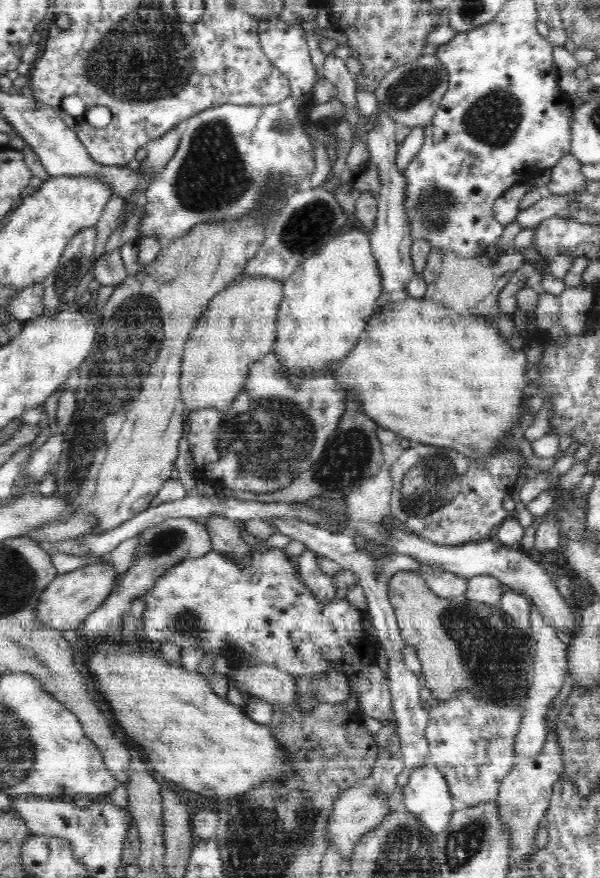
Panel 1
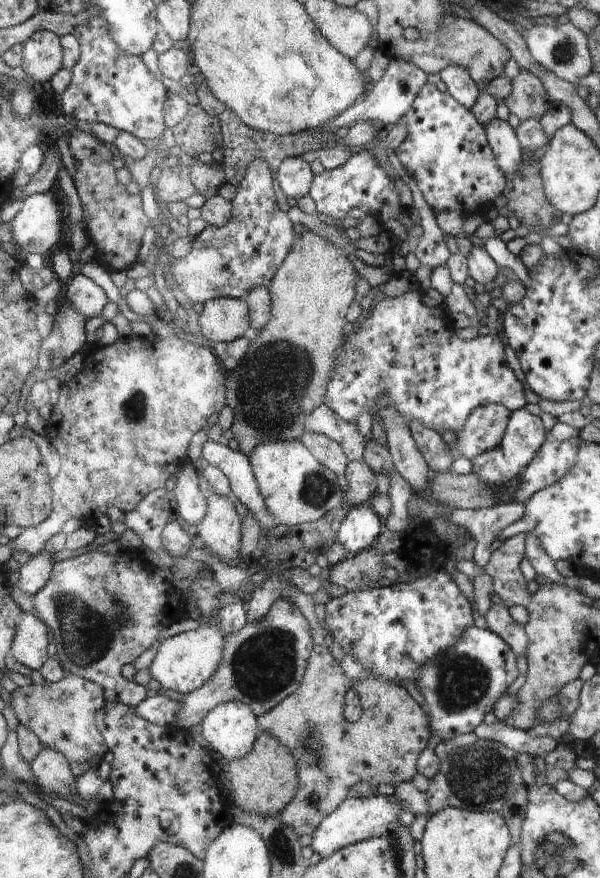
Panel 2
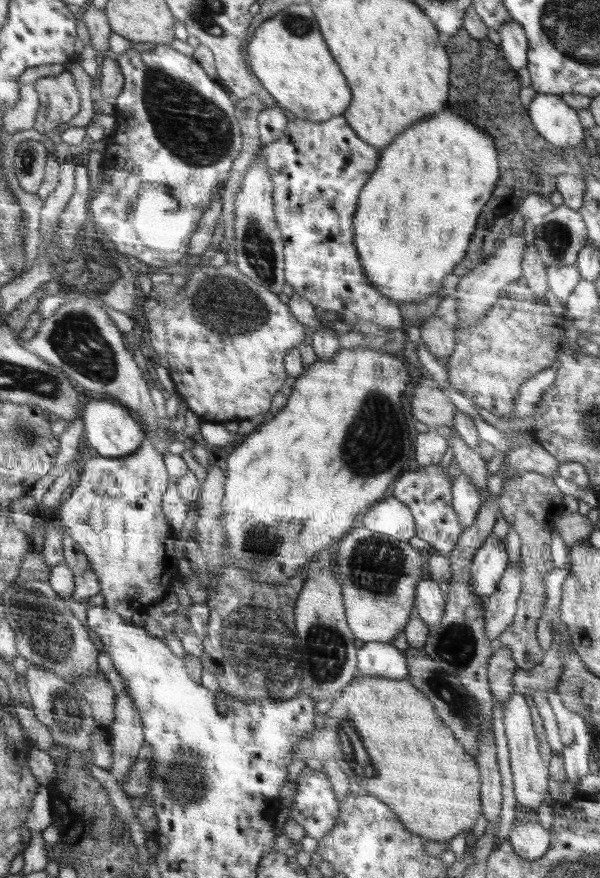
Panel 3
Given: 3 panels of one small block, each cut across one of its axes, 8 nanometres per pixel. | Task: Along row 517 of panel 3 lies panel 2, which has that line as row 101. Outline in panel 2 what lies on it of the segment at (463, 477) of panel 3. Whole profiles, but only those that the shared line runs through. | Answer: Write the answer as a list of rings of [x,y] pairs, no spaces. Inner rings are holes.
[[[450,66],[438,72],[440,80],[447,86],[447,92],[464,106],[471,109],[477,102],[480,91],[477,84],[472,80],[469,72],[460,66]]]

